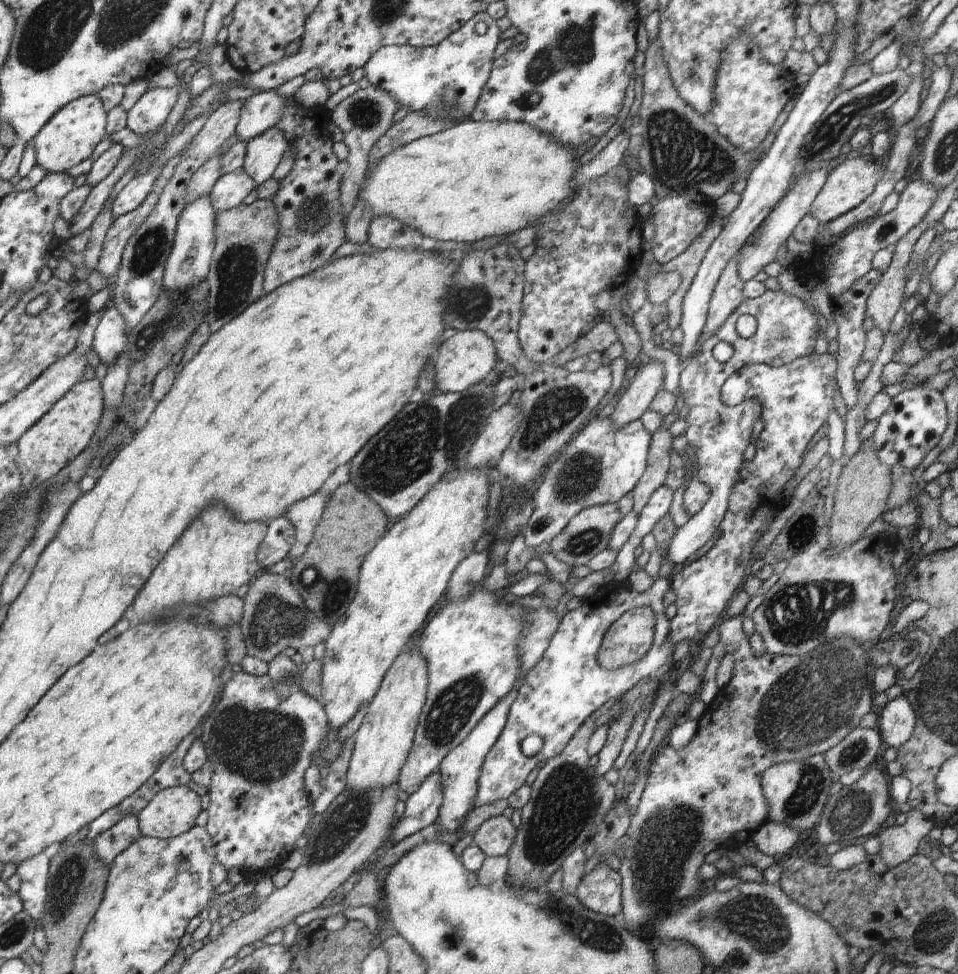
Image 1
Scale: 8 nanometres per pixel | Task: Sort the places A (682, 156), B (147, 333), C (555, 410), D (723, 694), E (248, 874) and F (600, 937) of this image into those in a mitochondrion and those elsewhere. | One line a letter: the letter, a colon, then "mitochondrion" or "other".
A: mitochondrion
B: mitochondrion
C: mitochondrion
D: other
E: other
F: mitochondrion

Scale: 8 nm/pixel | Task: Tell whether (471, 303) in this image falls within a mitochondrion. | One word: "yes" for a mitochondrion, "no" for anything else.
yes

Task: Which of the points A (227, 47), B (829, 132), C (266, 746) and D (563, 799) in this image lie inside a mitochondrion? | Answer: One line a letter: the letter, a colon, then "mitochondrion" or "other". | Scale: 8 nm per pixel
A: other
B: mitochondrion
C: mitochondrion
D: mitochondrion

